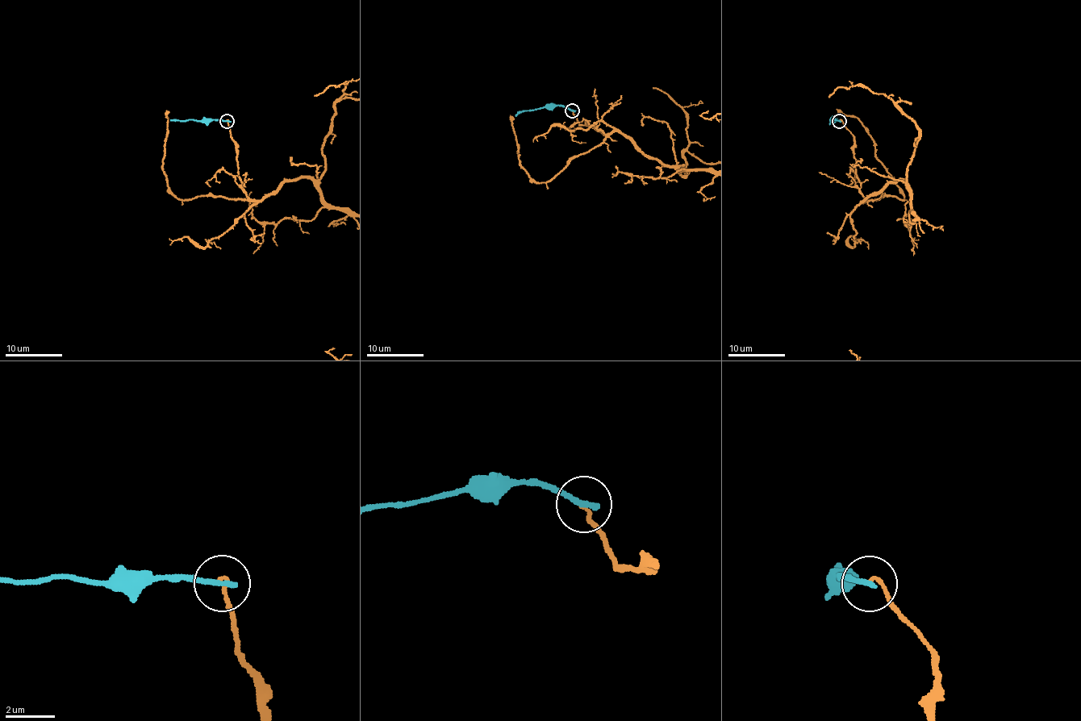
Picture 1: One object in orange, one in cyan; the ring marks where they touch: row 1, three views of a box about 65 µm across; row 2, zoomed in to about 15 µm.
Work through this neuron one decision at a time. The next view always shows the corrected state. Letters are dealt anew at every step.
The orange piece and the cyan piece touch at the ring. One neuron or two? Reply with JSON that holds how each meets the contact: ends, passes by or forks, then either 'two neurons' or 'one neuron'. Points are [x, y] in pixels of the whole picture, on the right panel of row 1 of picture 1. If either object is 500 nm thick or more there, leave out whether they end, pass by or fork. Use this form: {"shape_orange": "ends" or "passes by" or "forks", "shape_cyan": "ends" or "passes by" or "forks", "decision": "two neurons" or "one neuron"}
{"shape_orange": "ends", "shape_cyan": "ends", "decision": "two neurons"}

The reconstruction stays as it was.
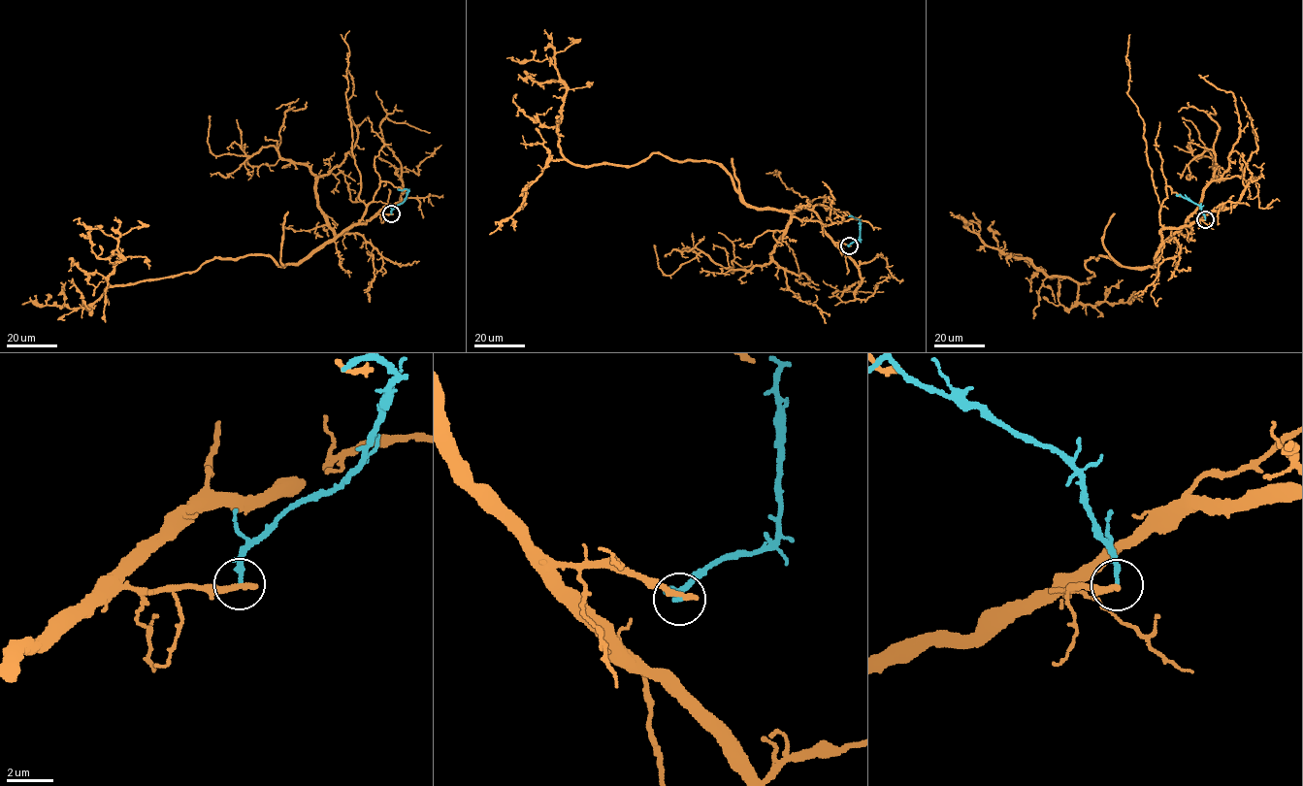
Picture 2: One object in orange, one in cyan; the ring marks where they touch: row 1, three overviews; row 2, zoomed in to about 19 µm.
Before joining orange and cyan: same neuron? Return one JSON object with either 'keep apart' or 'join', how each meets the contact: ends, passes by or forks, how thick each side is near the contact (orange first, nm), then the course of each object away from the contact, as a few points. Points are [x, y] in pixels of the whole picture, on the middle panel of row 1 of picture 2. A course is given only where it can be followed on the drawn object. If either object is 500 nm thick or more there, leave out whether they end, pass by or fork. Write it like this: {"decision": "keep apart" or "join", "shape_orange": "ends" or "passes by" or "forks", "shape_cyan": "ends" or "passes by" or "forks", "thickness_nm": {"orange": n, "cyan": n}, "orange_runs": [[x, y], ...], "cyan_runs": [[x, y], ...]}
{"decision": "keep apart", "shape_orange": "ends", "shape_cyan": "ends", "thickness_nm": {"orange": 320, "cyan": 240}, "orange_runs": [[848, 245], [806, 209], [754, 208], [712, 162], [571, 164], [554, 59], [506, 58]], "cyan_runs": [[848, 245], [860, 237], [860, 220], [848, 216]]}

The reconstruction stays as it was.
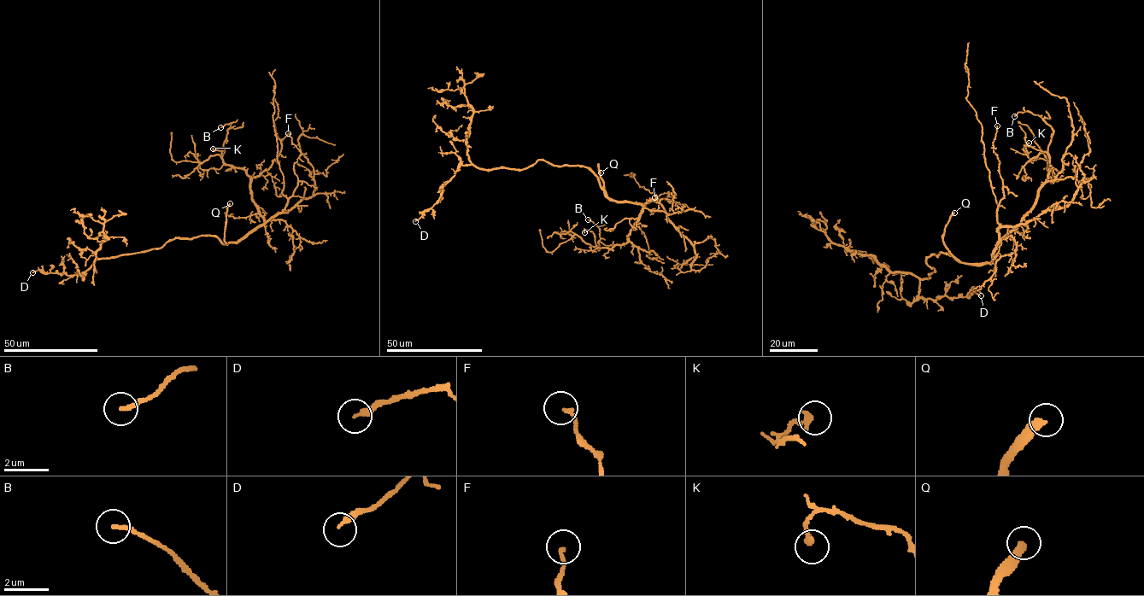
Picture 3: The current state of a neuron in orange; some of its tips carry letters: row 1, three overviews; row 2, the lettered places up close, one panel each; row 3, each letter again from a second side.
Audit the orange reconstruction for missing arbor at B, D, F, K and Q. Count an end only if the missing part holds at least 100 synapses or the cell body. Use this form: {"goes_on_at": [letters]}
{"goes_on_at": ["Q"]}

